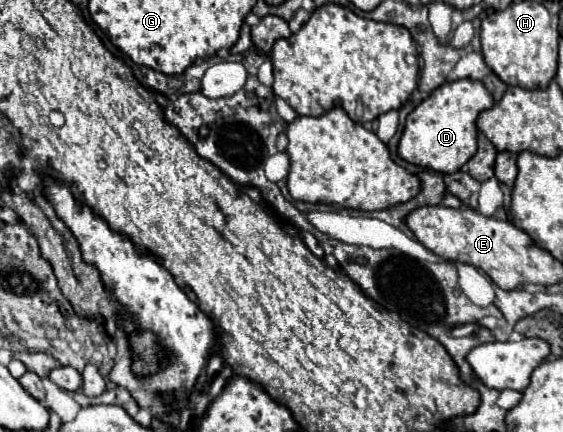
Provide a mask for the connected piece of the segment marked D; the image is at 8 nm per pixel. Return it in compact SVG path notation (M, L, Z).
M467 78L439 86L439 90L433 90L429 98L425 98L407 116L399 142L399 156L409 164L431 168L441 174L453 174L461 170L477 150L477 116L491 106L491 94L477 80Z

